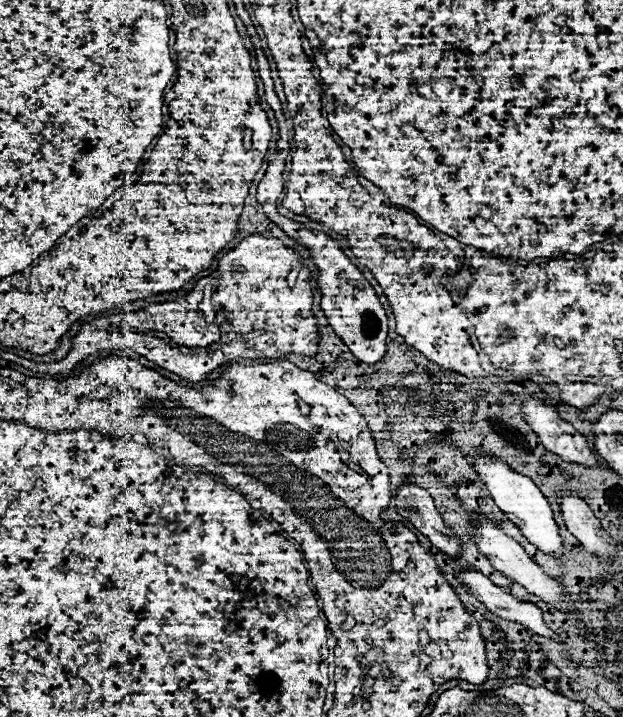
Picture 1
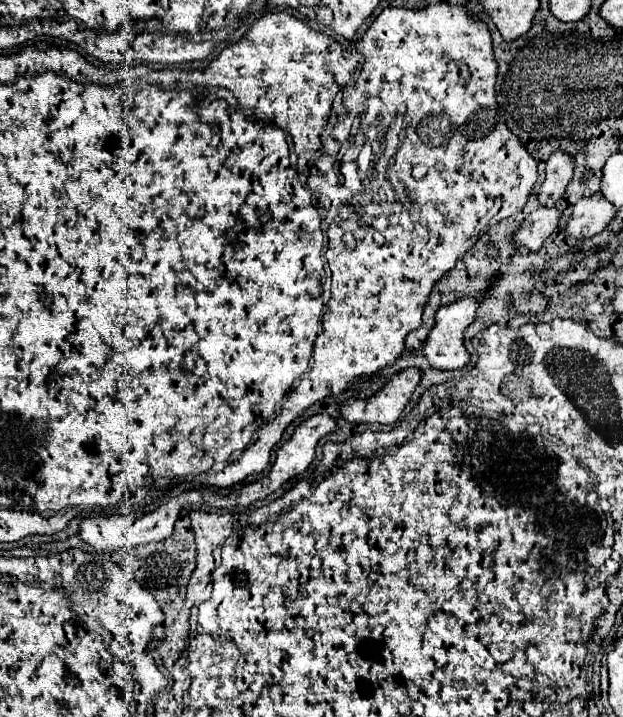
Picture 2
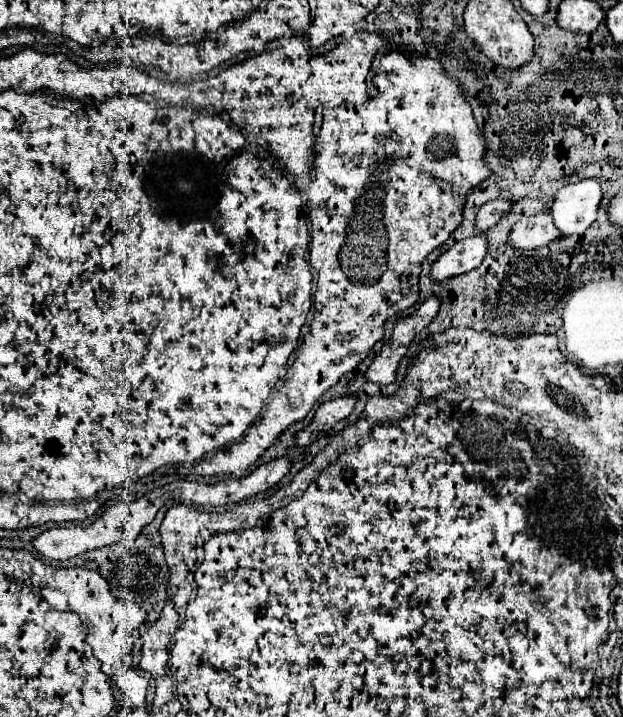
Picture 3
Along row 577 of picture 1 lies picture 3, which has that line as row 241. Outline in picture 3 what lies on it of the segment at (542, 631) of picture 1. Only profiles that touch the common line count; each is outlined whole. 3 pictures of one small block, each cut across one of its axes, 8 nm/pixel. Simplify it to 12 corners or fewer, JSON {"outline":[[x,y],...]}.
{"outline":[[482,234],[450,246],[430,266],[430,280],[446,280],[480,266]]}

